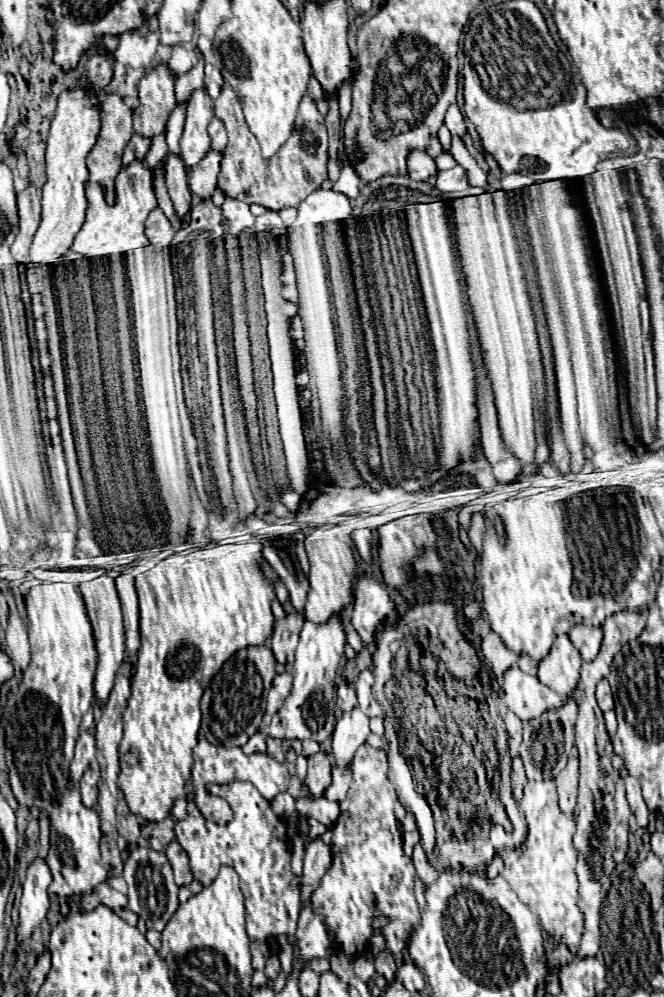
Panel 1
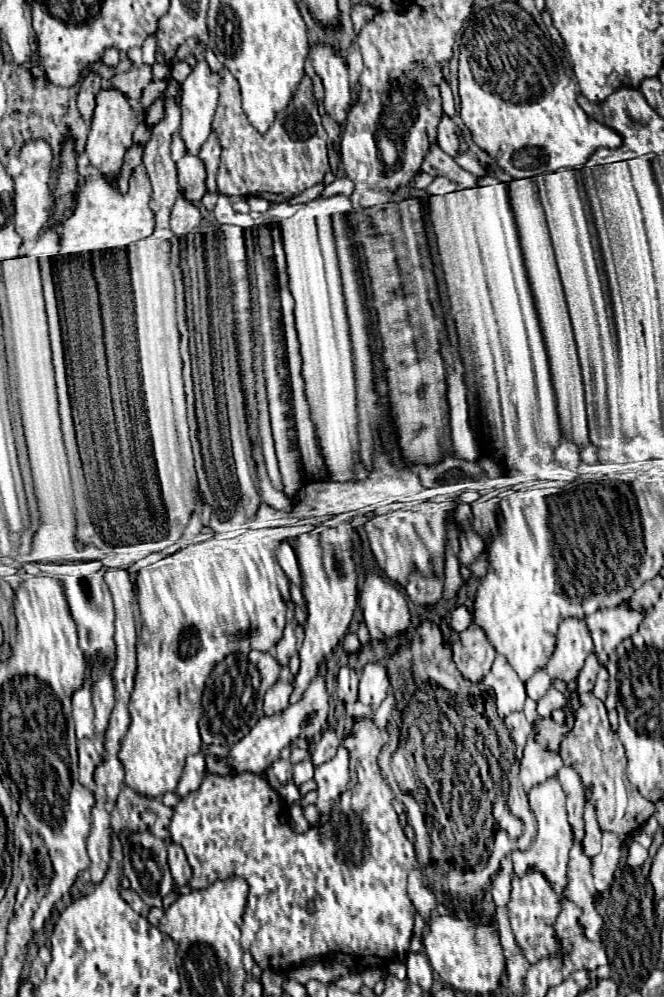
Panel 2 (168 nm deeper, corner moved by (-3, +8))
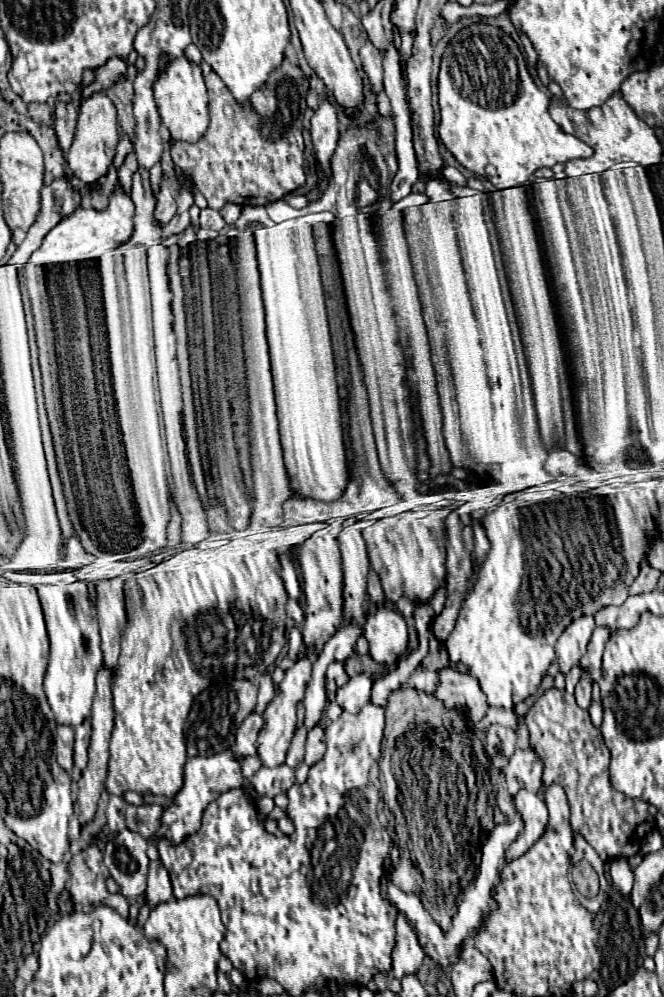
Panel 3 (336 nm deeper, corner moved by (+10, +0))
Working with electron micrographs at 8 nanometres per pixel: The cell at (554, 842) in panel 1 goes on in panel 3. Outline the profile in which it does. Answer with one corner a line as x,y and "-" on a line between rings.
520,790
514,796
516,810
520,812
520,816
524,820
524,832
510,844
510,848
506,852
508,860
520,858
544,834
544,830
548,826
546,802
542,798
538,798
538,796
540,794
534,794
534,792
528,792
528,790

